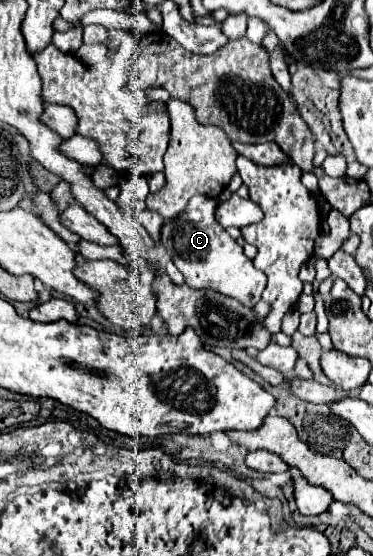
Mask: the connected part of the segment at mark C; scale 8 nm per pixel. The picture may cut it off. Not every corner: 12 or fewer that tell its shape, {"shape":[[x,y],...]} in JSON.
{"shape":[[194,196],[162,228],[192,288],[252,308],[266,286],[242,246]]}

